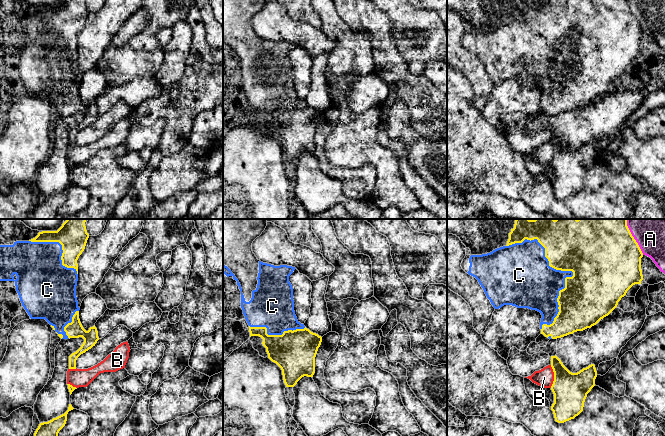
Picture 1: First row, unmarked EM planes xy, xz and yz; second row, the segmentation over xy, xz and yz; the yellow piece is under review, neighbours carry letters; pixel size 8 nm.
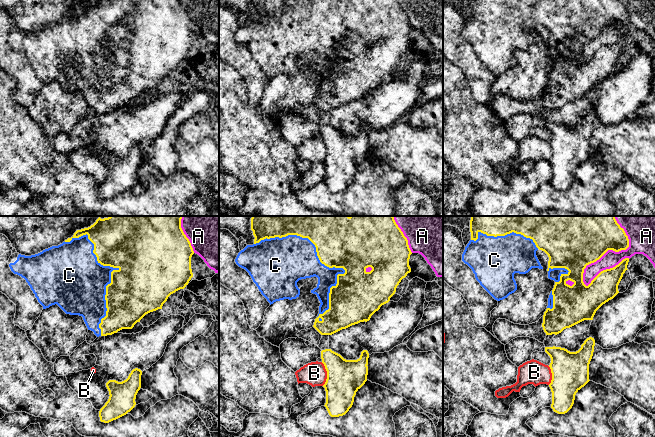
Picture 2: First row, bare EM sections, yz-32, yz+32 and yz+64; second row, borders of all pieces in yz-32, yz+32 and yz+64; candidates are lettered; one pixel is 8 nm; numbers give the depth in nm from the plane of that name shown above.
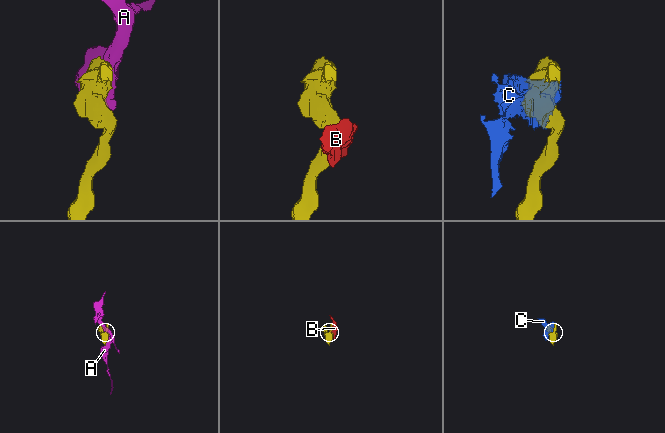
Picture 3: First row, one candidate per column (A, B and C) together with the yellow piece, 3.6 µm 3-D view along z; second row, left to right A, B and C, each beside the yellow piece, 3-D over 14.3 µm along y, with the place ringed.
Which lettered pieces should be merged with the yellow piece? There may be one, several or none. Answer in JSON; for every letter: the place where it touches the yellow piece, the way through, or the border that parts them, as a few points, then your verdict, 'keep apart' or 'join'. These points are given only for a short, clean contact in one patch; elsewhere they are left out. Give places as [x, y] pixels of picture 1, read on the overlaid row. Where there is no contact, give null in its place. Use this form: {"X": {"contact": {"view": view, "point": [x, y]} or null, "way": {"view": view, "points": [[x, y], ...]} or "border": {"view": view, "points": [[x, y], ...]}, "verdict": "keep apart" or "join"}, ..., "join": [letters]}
{"A": {"contact": {"view": "yz", "point": [633, 237]}, "verdict": "keep apart"}, "B": {"contact": {"view": "yz", "point": [554, 376]}, "border": {"view": "yz", "points": [[550, 365], [553, 371], [551, 387]]}, "verdict": "keep apart"}, "C": {"contact": {"view": "yz", "point": [570, 277]}, "verdict": "join"}, "join": ["C"]}

